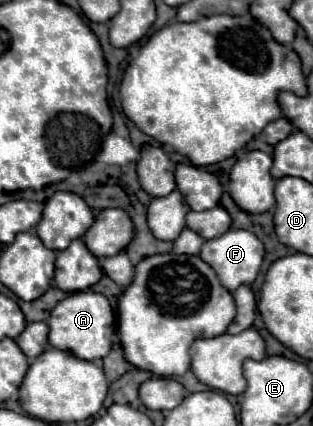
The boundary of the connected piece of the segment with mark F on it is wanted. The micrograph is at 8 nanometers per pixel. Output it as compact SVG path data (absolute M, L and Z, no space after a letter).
M227 230L219 238L207 240L201 248L199 258L203 258L203 262L207 262L219 274L219 280L223 282L223 286L233 292L241 284L251 284L257 278L261 262L263 262L263 254L265 254L263 244L253 232L249 232L249 230Z

